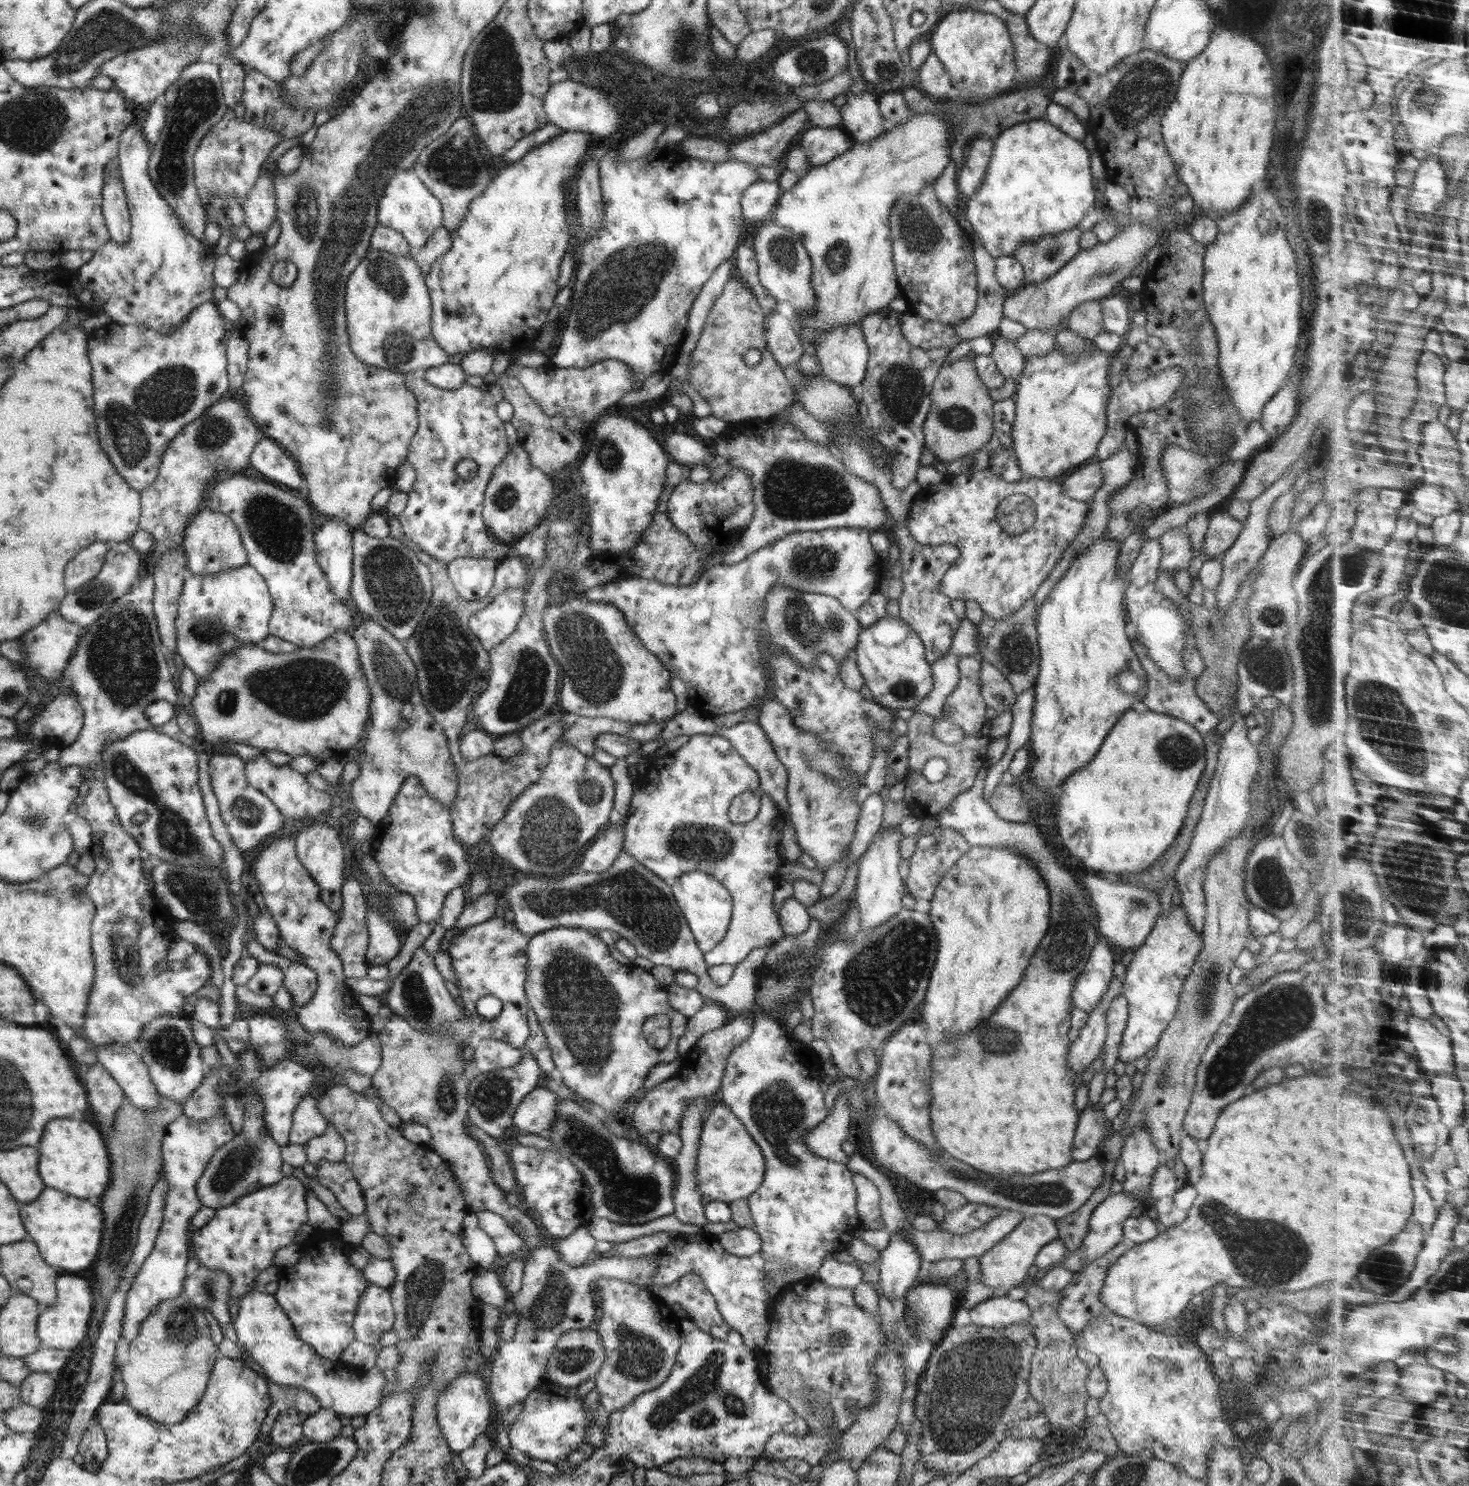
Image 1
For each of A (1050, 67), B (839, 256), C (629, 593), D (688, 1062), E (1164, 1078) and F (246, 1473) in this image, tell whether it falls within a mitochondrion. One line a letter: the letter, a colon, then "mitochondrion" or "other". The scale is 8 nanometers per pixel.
A: other
B: mitochondrion
C: other
D: other
E: mitochondrion
F: other

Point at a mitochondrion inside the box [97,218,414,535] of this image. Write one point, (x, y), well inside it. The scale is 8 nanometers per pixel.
(168, 394)

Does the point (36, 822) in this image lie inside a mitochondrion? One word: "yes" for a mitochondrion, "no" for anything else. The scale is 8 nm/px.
yes

